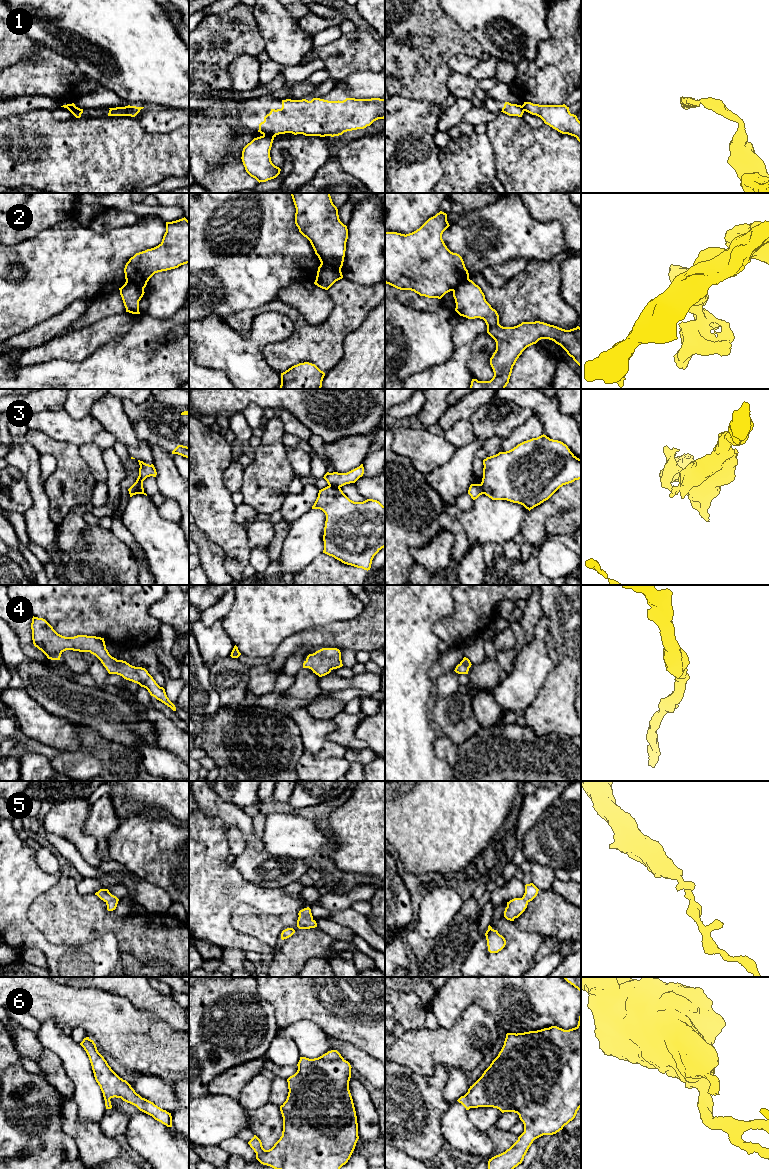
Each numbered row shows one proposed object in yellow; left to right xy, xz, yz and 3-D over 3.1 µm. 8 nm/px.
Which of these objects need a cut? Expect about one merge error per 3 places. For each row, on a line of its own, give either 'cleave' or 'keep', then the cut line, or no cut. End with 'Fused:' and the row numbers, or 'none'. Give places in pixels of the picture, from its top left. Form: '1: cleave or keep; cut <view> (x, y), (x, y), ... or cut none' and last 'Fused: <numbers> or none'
1: cleave; cut xz (263, 134), (273, 137)
2: cleave; cut xz (321, 262), (325, 262), (340, 270)
3: cleave; cut xz (329, 485), (339, 487)
4: keep; cut none
5: keep; cut none
6: keep; cut none
Fused: 1, 2, 3

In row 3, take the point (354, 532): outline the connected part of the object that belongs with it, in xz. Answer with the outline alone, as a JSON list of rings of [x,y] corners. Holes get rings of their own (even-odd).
[[[327,486],[319,490],[312,509],[320,509],[326,515],[323,553],[344,564],[370,570],[374,556],[385,547],[385,506],[373,499],[354,502],[340,487]]]

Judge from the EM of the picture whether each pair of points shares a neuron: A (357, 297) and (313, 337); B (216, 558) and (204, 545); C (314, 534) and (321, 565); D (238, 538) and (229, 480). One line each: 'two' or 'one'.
A: one
B: one
C: two
D: two

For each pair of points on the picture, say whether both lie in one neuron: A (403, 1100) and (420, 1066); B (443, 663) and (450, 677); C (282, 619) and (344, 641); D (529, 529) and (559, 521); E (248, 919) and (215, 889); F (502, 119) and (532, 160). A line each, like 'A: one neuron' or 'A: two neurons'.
A: two neurons
B: two neurons
C: two neurons
D: one neuron
E: two neurons
F: one neuron

